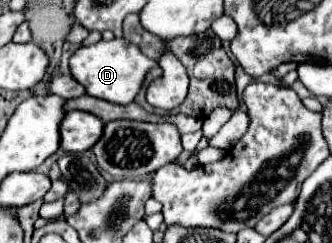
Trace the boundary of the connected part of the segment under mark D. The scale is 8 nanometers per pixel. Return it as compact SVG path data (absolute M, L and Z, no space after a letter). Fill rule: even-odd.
M114 38L110 42L100 40L90 46L80 46L70 56L70 72L78 82L82 82L82 86L86 88L86 94L112 104L122 104L122 106L134 100L146 72L154 66L156 66L154 60L150 60L146 54L140 52L138 46L126 42L124 38Z

